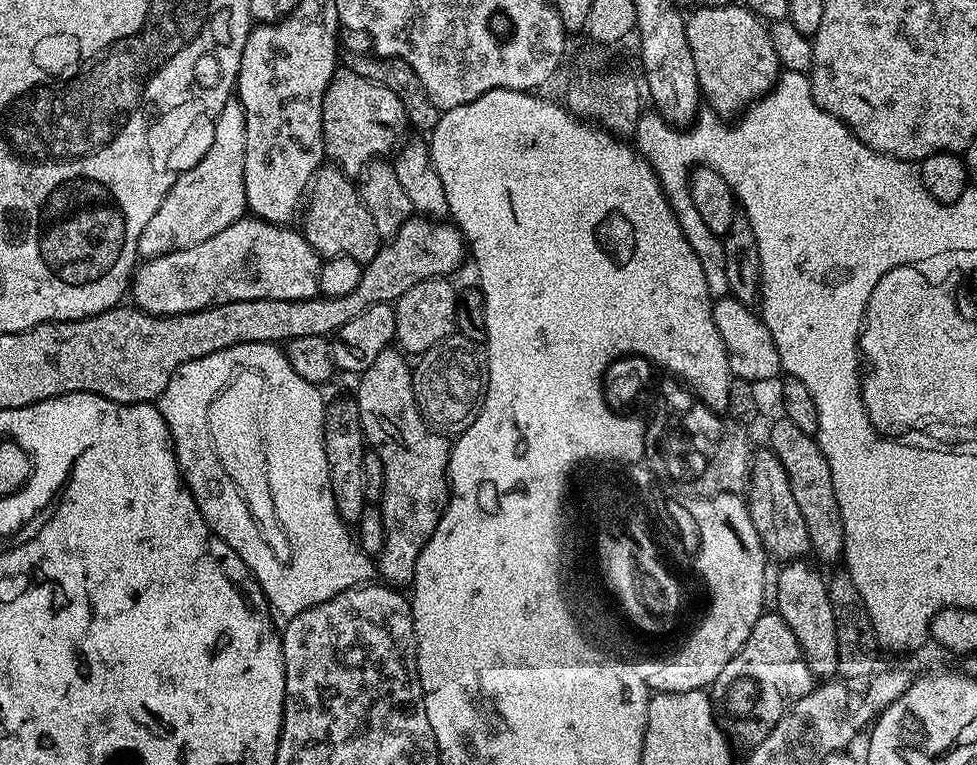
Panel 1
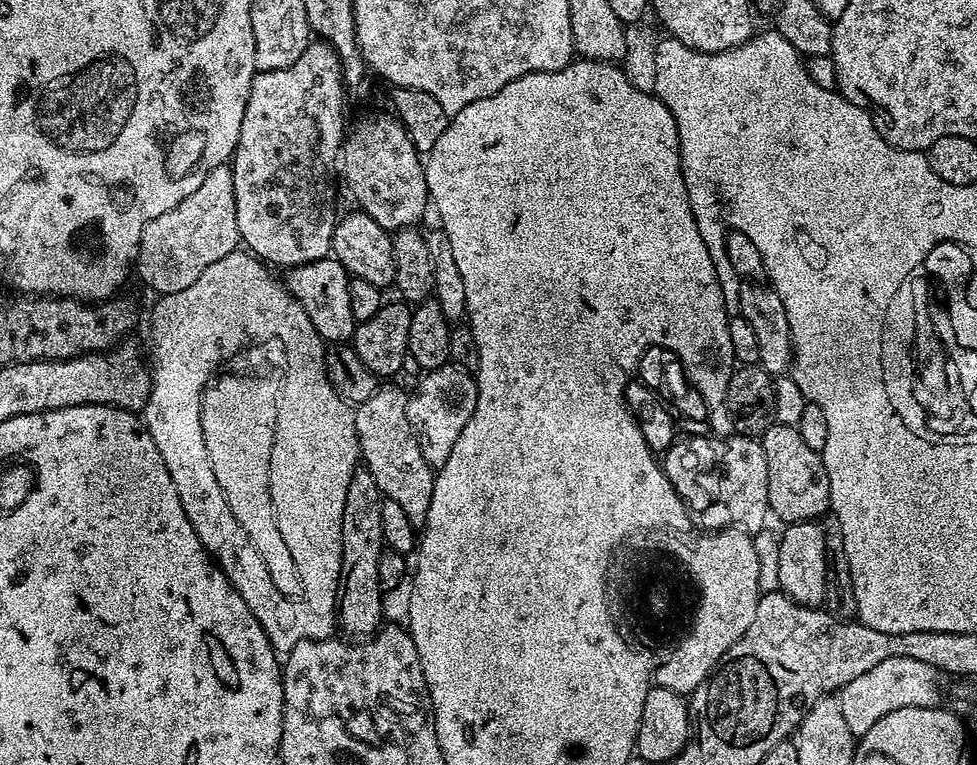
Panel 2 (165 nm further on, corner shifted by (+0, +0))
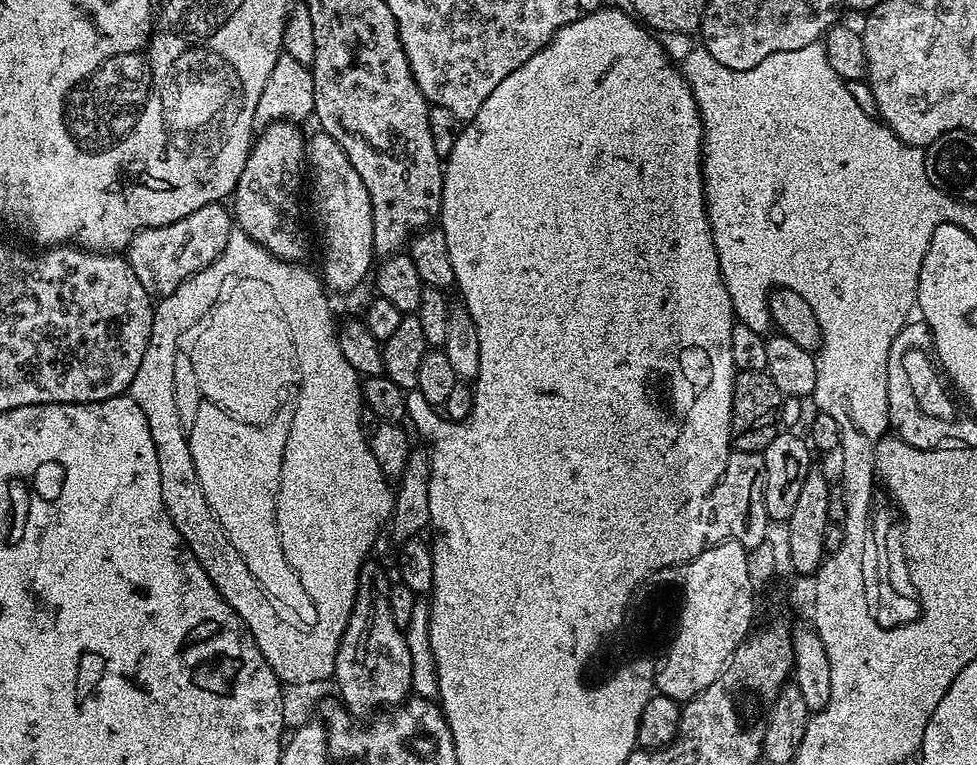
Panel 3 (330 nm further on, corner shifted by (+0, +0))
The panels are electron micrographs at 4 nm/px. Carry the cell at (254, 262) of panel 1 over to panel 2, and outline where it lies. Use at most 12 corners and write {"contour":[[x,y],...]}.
{"contour":[[335,258],[287,269],[320,339],[351,341],[350,273]]}

